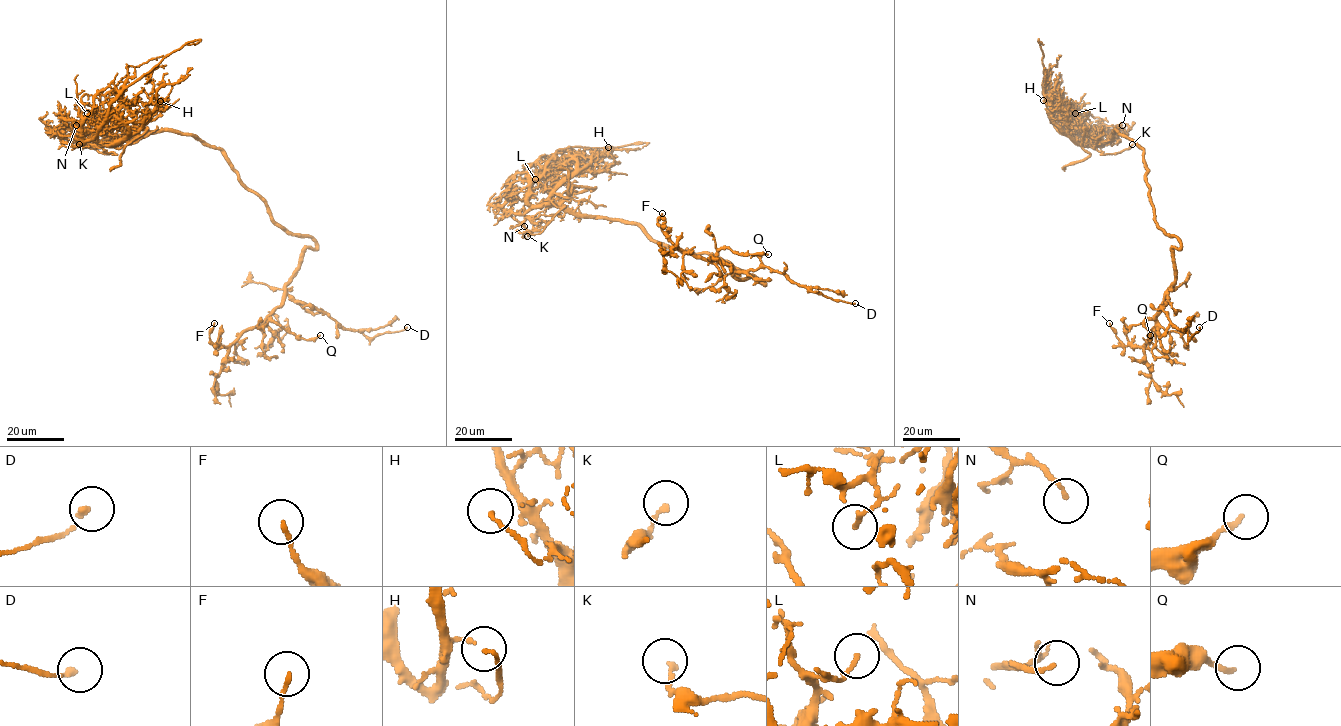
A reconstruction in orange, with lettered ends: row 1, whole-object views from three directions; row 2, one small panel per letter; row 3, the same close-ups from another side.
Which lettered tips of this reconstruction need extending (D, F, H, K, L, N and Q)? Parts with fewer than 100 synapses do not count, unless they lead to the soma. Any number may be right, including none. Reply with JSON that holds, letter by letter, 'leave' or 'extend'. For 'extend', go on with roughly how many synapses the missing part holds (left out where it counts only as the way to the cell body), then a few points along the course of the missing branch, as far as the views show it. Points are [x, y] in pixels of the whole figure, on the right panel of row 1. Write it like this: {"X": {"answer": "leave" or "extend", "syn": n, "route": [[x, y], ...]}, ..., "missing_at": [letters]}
{"D": {"answer": "leave"}, "F": {"answer": "leave"}, "H": {"answer": "leave"}, "K": {"answer": "leave"}, "L": {"answer": "leave"}, "N": {"answer": "leave"}, "Q": {"answer": "leave"}, "missing_at": []}

